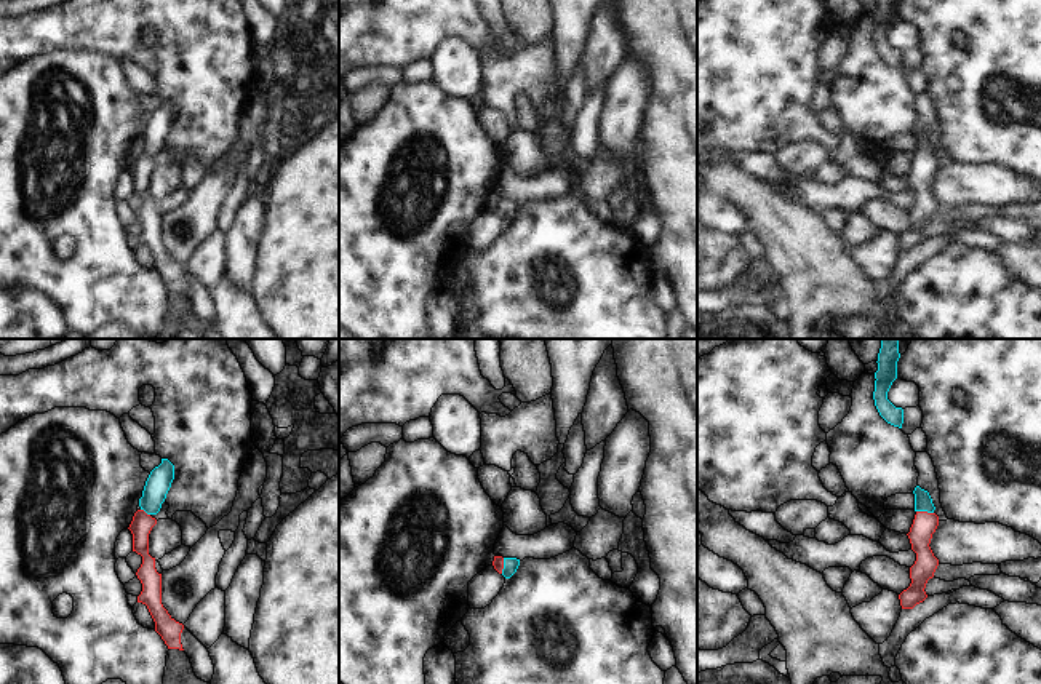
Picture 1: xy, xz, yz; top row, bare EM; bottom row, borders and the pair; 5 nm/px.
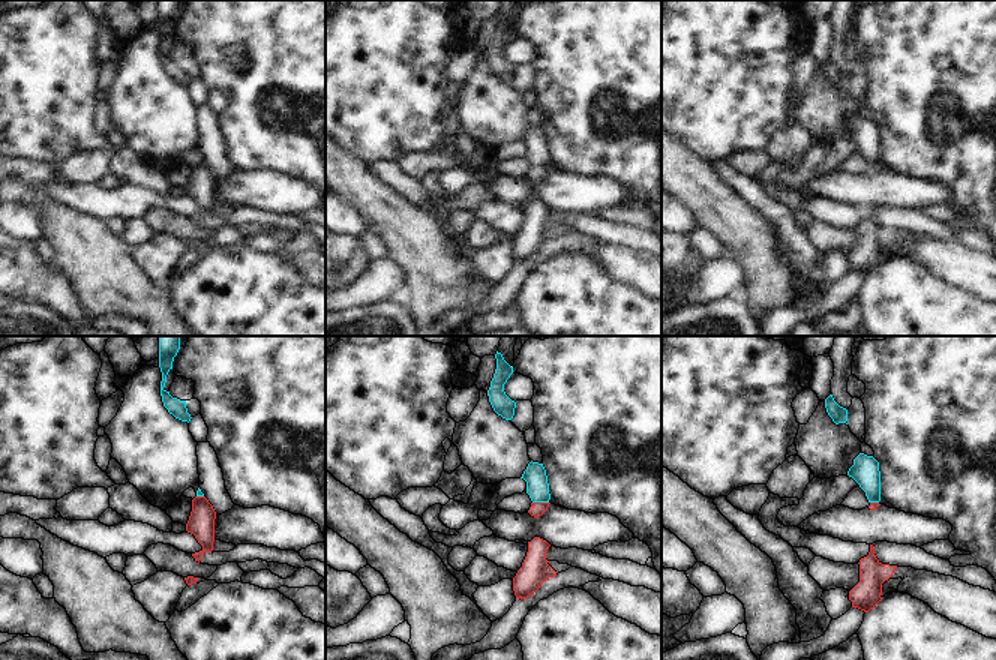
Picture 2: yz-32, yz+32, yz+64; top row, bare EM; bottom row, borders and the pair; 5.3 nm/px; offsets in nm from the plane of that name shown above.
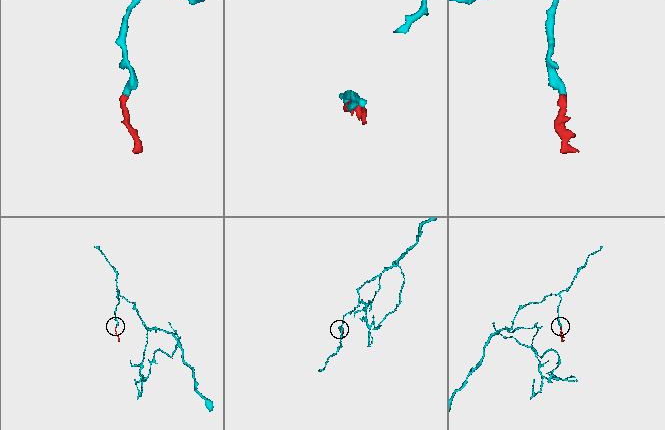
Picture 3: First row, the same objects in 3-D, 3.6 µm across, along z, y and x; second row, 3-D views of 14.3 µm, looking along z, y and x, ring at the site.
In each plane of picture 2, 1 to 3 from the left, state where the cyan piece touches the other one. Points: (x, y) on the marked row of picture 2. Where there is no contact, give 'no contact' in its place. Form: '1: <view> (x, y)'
1: yz-32 (200, 497)
2: yz+32 (540, 503)
3: yz+64 (875, 503)

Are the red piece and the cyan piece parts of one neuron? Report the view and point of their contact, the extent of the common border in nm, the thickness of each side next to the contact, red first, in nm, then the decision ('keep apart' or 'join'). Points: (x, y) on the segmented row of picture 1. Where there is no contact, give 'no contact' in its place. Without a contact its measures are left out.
meets red in yz at (925, 512); contact 90 nm long; 120 nm thick on the red side, 90 nm on the other; join

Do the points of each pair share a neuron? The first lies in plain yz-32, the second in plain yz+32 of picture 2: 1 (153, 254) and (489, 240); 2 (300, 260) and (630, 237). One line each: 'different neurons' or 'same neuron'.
1: different neurons
2: different neurons

